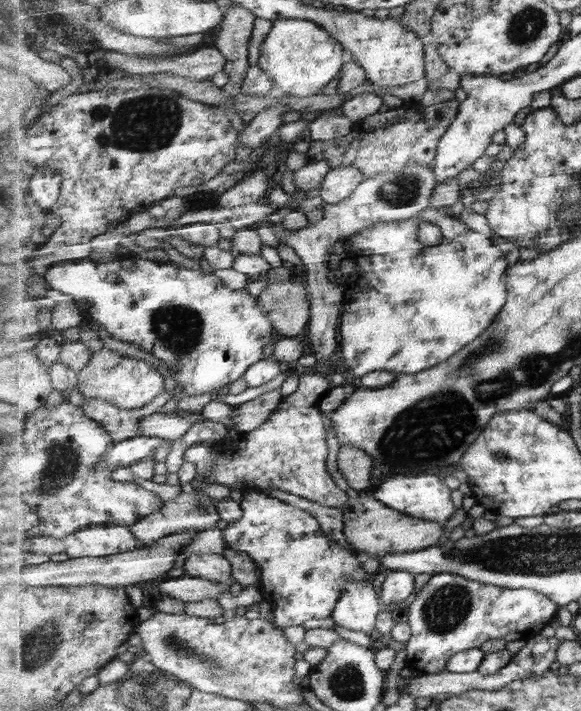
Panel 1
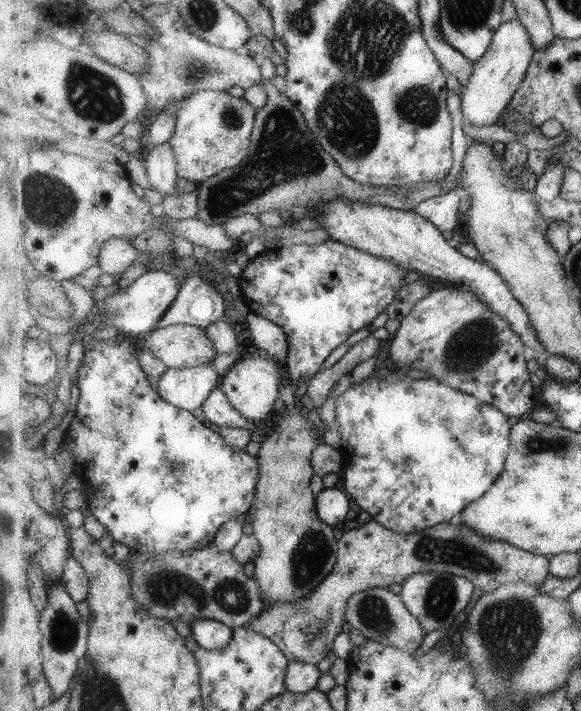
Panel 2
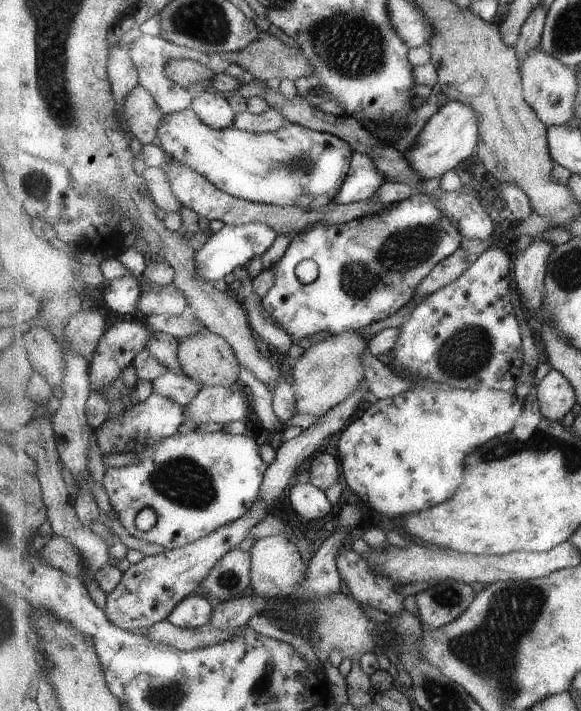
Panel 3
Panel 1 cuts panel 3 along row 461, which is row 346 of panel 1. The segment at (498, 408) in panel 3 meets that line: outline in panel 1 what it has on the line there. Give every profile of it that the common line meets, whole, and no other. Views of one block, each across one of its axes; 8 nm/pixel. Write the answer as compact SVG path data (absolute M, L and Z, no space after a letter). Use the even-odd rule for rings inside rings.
M427 207L419 216L409 220L379 221L344 242L351 246L347 257L355 258L357 263L344 286L340 351L357 378L375 370L388 370L400 375L417 374L449 360L493 324L509 297L509 290L503 284L511 265L506 254L490 238L471 230L457 216L447 214L445 207ZM423 221L441 228L441 243L427 246L419 241Z

